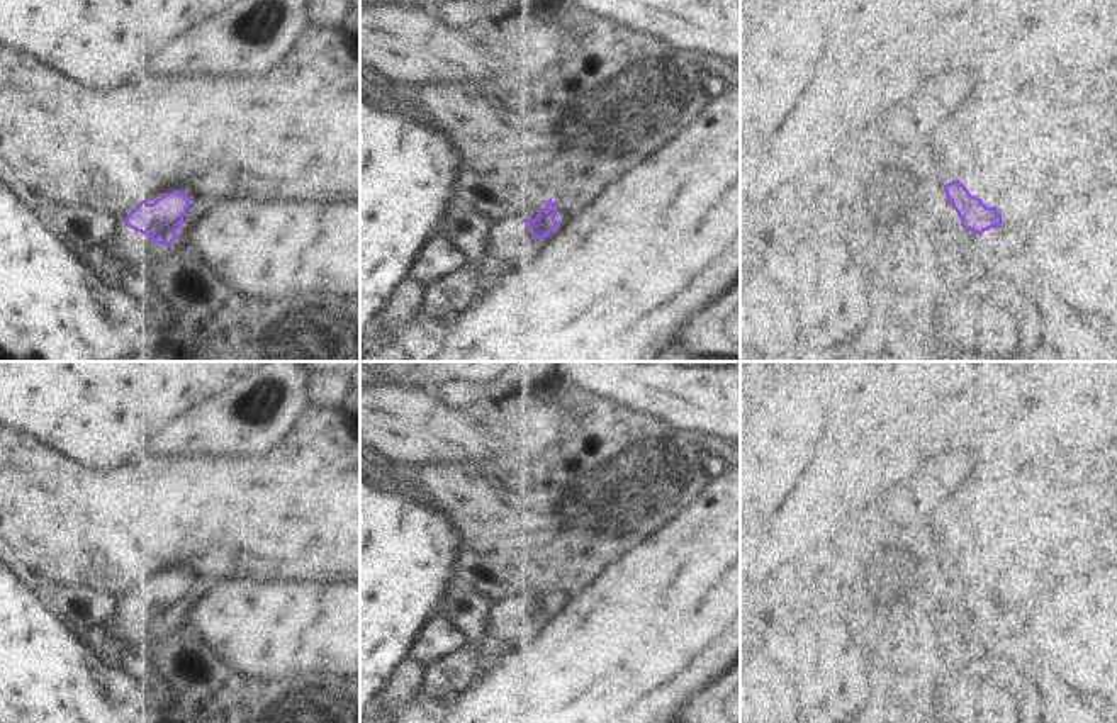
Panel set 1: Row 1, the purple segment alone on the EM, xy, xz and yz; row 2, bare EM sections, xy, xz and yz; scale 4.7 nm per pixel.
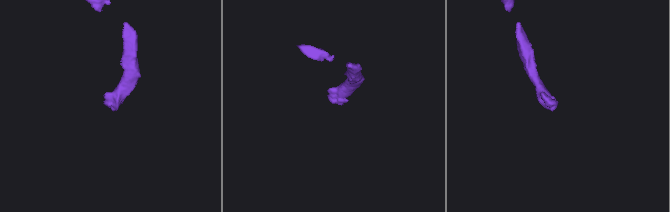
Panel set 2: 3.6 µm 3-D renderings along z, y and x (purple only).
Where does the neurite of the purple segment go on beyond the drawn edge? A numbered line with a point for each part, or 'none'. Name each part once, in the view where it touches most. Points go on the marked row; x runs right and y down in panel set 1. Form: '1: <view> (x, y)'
1: xy (131, 253)

